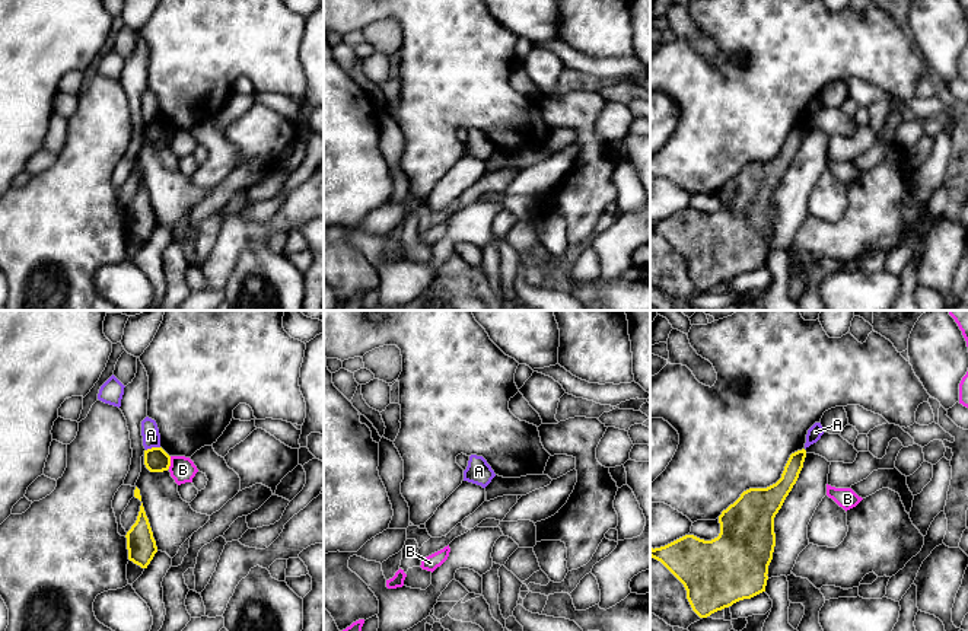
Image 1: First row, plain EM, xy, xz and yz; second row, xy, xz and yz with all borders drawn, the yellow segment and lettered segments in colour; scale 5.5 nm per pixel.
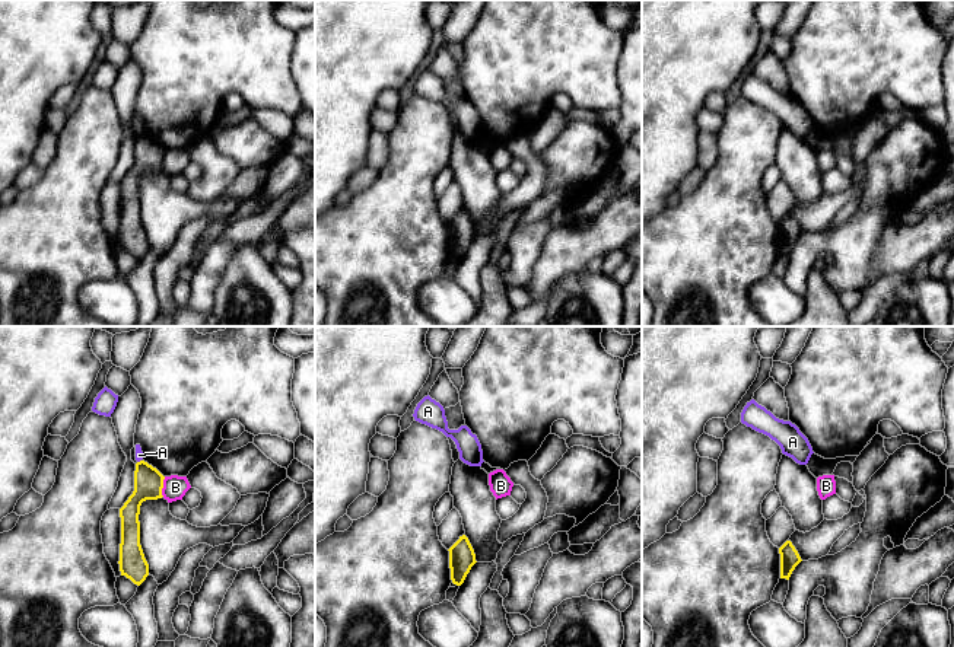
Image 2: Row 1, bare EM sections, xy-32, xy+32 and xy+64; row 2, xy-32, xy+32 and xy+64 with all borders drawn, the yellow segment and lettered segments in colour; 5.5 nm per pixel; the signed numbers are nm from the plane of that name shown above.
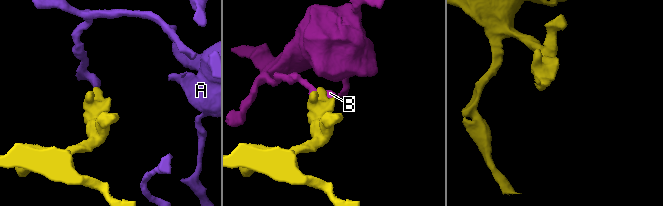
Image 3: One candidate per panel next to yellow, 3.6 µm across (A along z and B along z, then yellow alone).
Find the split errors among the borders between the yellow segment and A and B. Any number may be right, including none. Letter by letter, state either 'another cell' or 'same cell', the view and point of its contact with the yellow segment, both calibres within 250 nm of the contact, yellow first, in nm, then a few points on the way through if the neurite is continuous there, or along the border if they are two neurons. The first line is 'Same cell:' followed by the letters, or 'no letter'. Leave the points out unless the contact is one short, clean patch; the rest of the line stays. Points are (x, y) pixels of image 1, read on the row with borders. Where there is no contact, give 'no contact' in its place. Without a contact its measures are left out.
Same cell: no letter
A: another cell; meets yellow in xy at (152, 448); 140 nm thick on the yellow side, 100 nm on the other; border along xy (159, 446), (152, 446), (146, 451)
B: another cell; meets yellow in xy at (169, 462); 140 nm thick on the yellow side, 140 nm on the other; border along xy (171, 456), (168, 468)

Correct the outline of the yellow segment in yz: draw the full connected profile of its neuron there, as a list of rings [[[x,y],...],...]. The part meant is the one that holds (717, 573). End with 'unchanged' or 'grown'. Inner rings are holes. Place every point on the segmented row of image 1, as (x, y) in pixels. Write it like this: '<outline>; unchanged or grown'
[[[806,450],[790,455],[781,478],[767,488],[749,488],[719,516],[720,533],[711,541],[685,535],[665,546],[650,548],[650,557],[660,561],[685,587],[687,599],[700,618],[751,599],[765,592],[768,565],[776,546],[774,517],[796,484]]]; unchanged

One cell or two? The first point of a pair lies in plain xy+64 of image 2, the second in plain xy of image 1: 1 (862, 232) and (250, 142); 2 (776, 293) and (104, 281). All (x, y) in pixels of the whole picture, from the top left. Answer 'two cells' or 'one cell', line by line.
1: one cell
2: one cell

